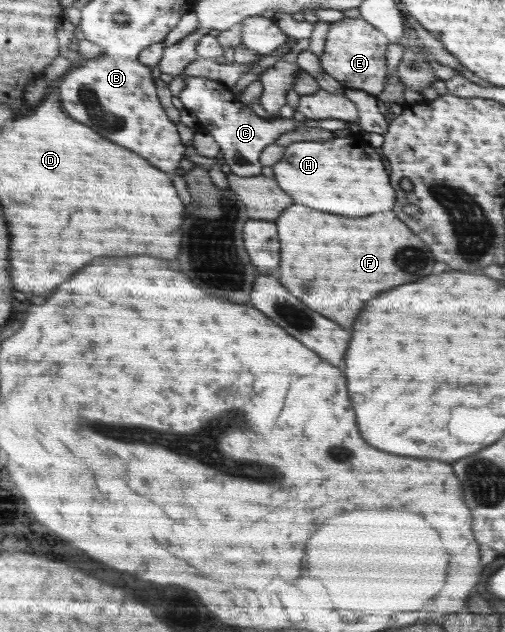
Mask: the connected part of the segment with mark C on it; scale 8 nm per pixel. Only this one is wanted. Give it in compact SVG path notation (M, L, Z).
M187 76L185 88L179 94L179 101L185 109L195 113L197 117L197 130L203 134L211 135L220 147L219 157L225 162L233 174L239 177L261 175L262 165L259 162L261 151L271 145L283 133L289 133L293 129L303 127L320 127L327 131L347 129L351 122L340 119L308 119L303 123L297 122L294 118L259 117L250 106L236 98L236 95L229 91L219 82L205 77Z

